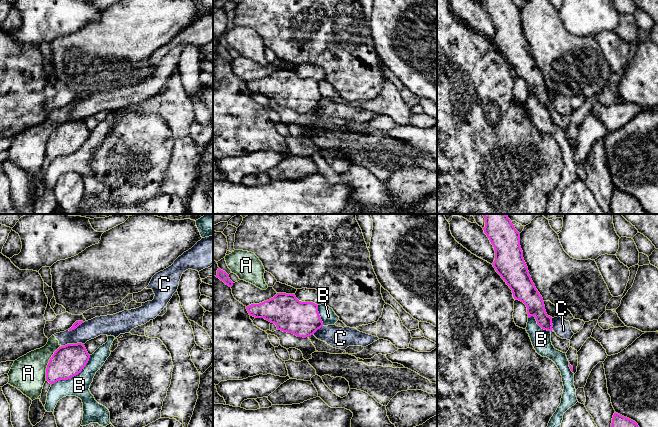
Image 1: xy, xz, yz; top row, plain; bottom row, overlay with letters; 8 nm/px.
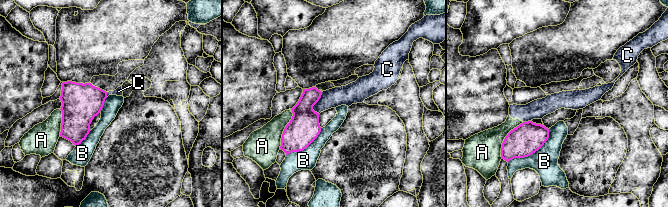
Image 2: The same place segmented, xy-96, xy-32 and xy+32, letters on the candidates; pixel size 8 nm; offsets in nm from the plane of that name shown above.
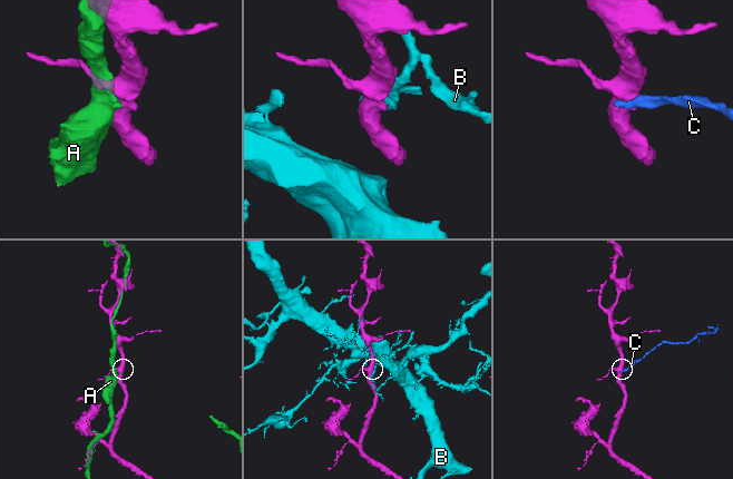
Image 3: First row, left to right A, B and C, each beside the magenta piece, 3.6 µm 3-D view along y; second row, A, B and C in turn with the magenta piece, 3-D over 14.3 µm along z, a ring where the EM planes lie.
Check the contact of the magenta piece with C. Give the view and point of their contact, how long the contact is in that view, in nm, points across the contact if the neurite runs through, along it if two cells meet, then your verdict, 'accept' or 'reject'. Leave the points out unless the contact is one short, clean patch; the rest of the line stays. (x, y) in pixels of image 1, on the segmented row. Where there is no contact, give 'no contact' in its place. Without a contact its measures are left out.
xy (72, 344) | 190 nm | along xy (83, 343), (67, 343), (61, 346) | reject

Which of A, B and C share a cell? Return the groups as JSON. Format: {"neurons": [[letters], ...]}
{"neurons": [["A", "C"], ["B"]]}

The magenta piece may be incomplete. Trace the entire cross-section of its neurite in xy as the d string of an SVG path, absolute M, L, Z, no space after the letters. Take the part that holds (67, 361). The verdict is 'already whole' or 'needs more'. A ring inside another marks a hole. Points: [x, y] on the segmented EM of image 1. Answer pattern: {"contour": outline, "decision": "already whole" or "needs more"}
{"contour": "M67 344L59 347L49 360L46 380L52 385L78 375L90 358L84 344Z", "decision": "already whole"}

